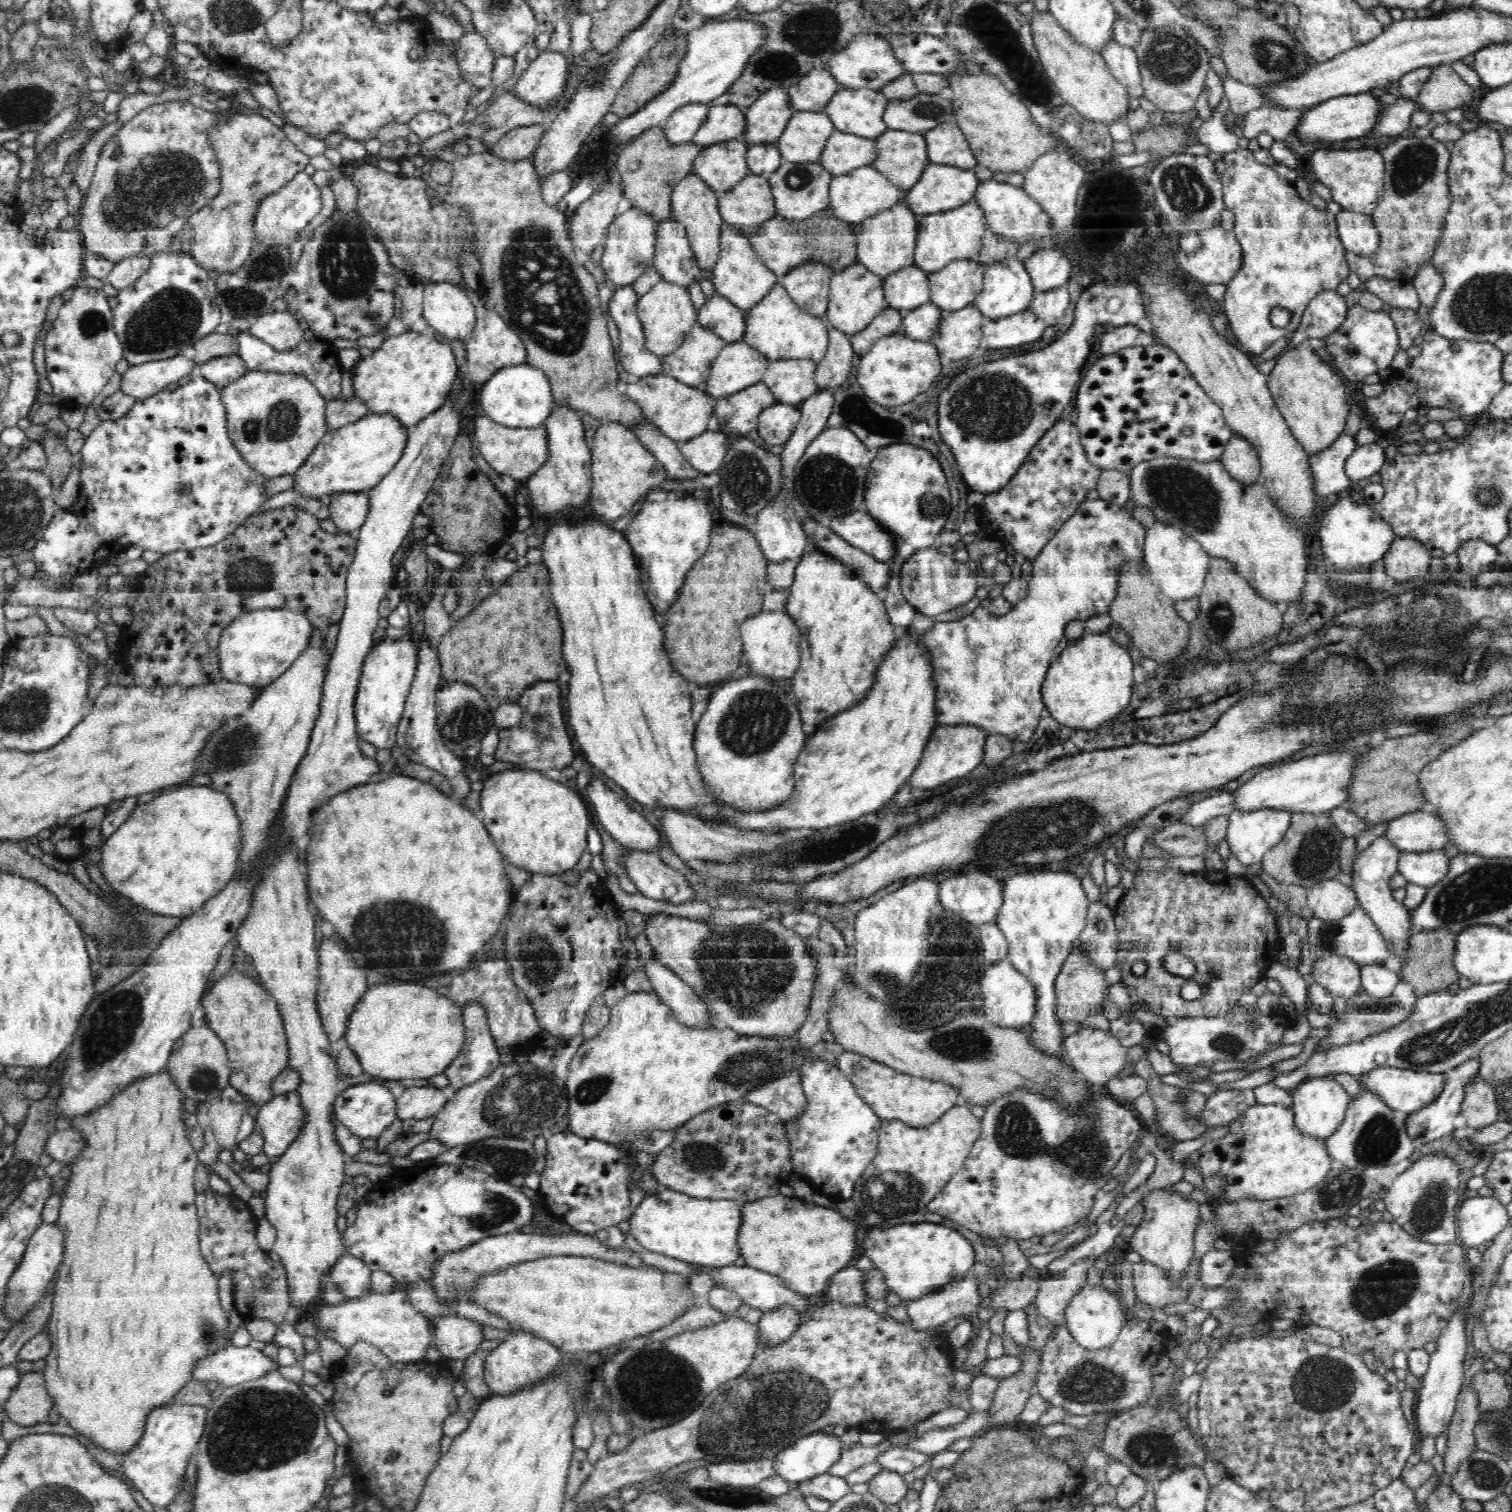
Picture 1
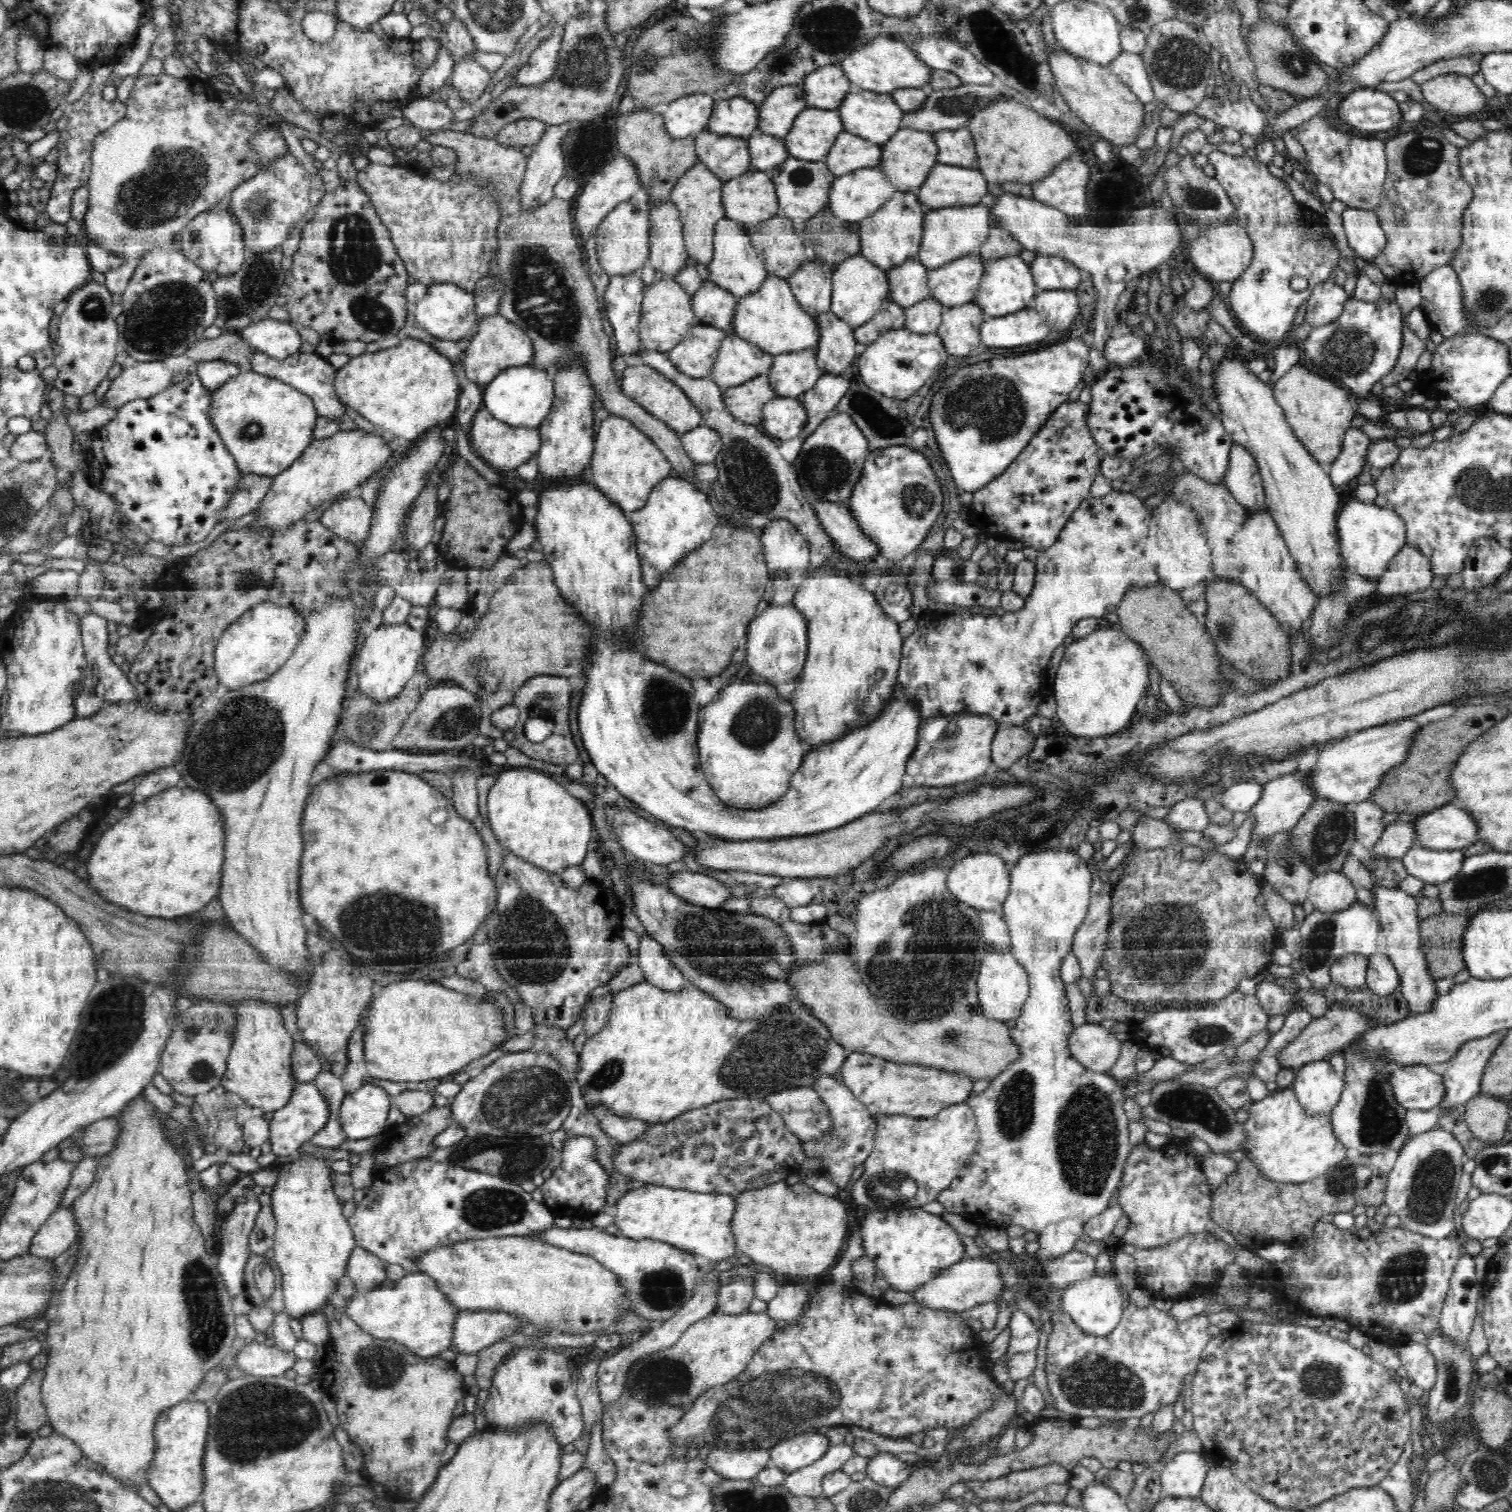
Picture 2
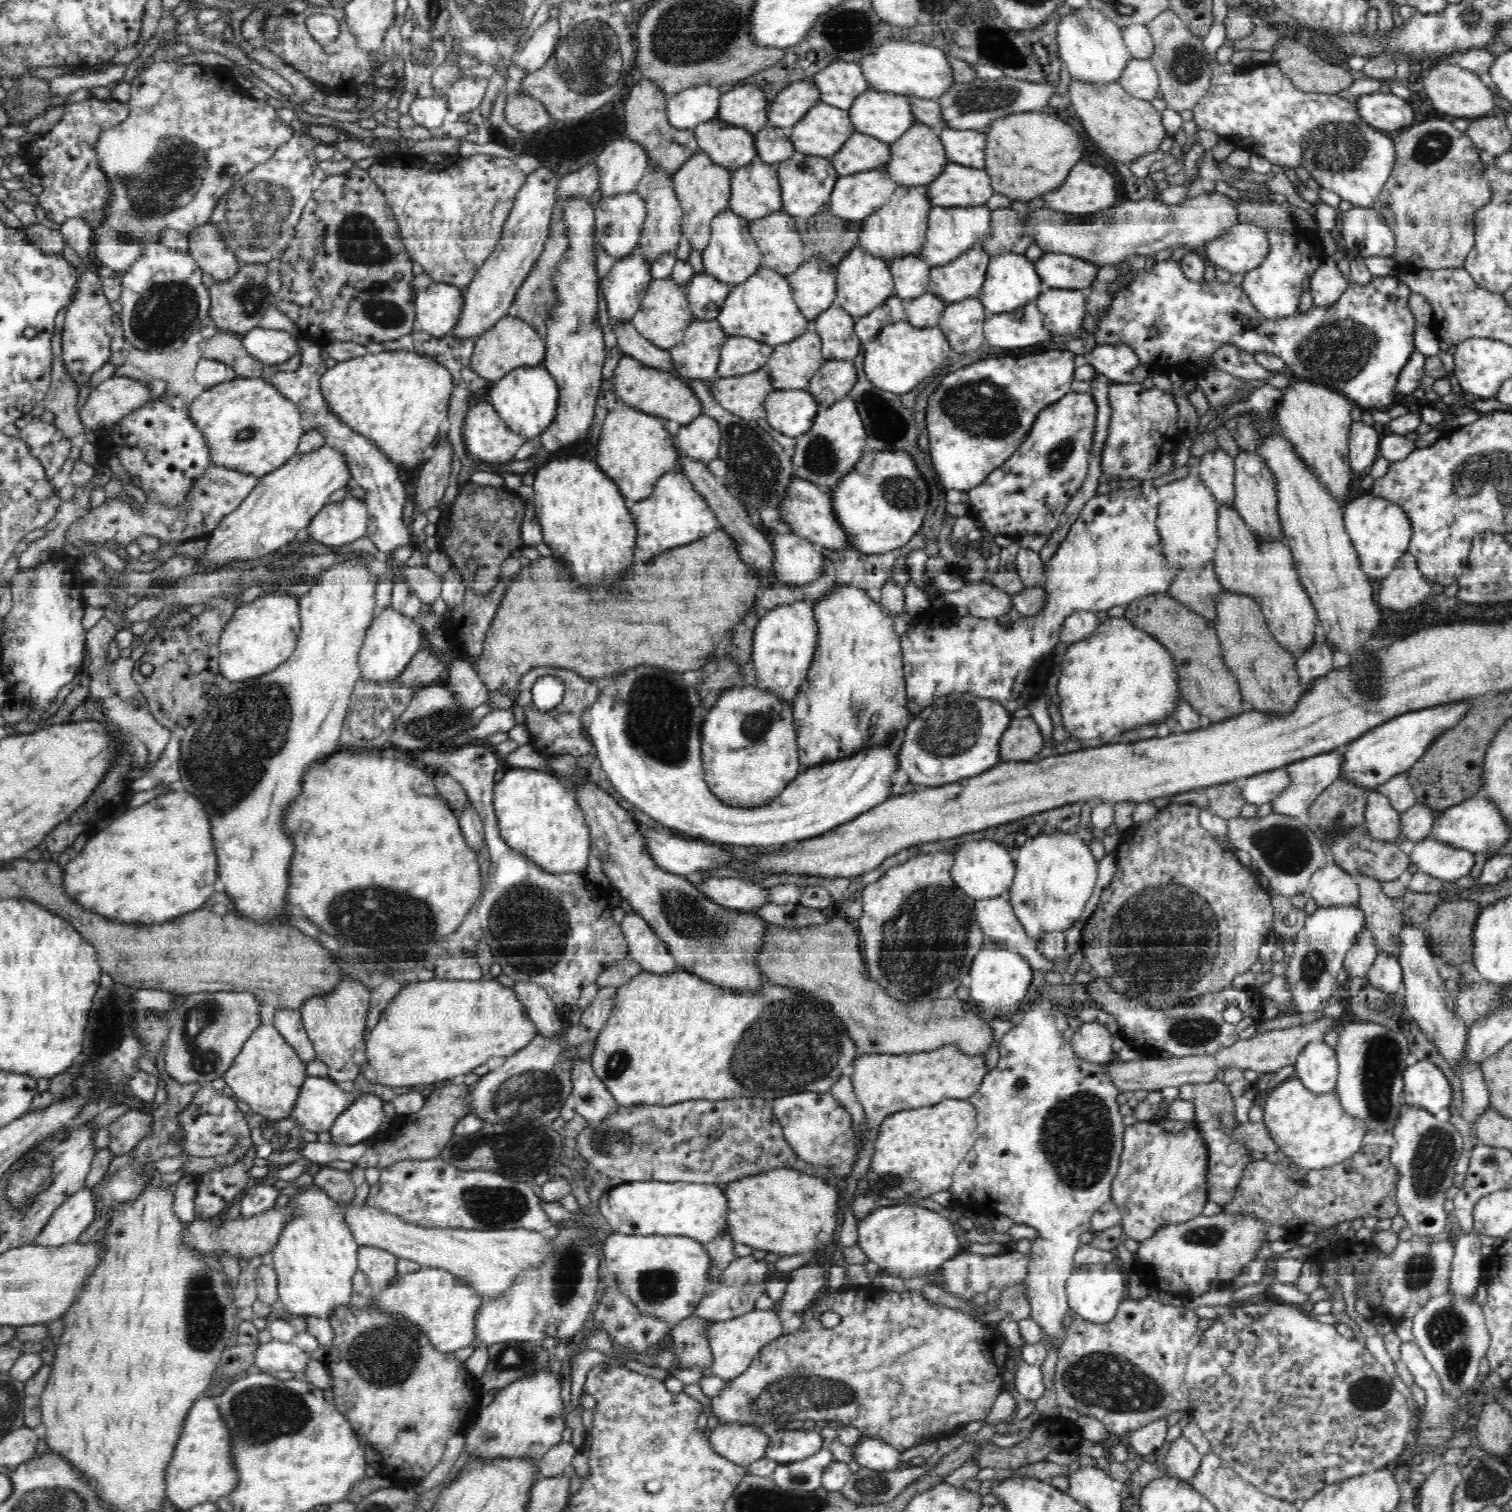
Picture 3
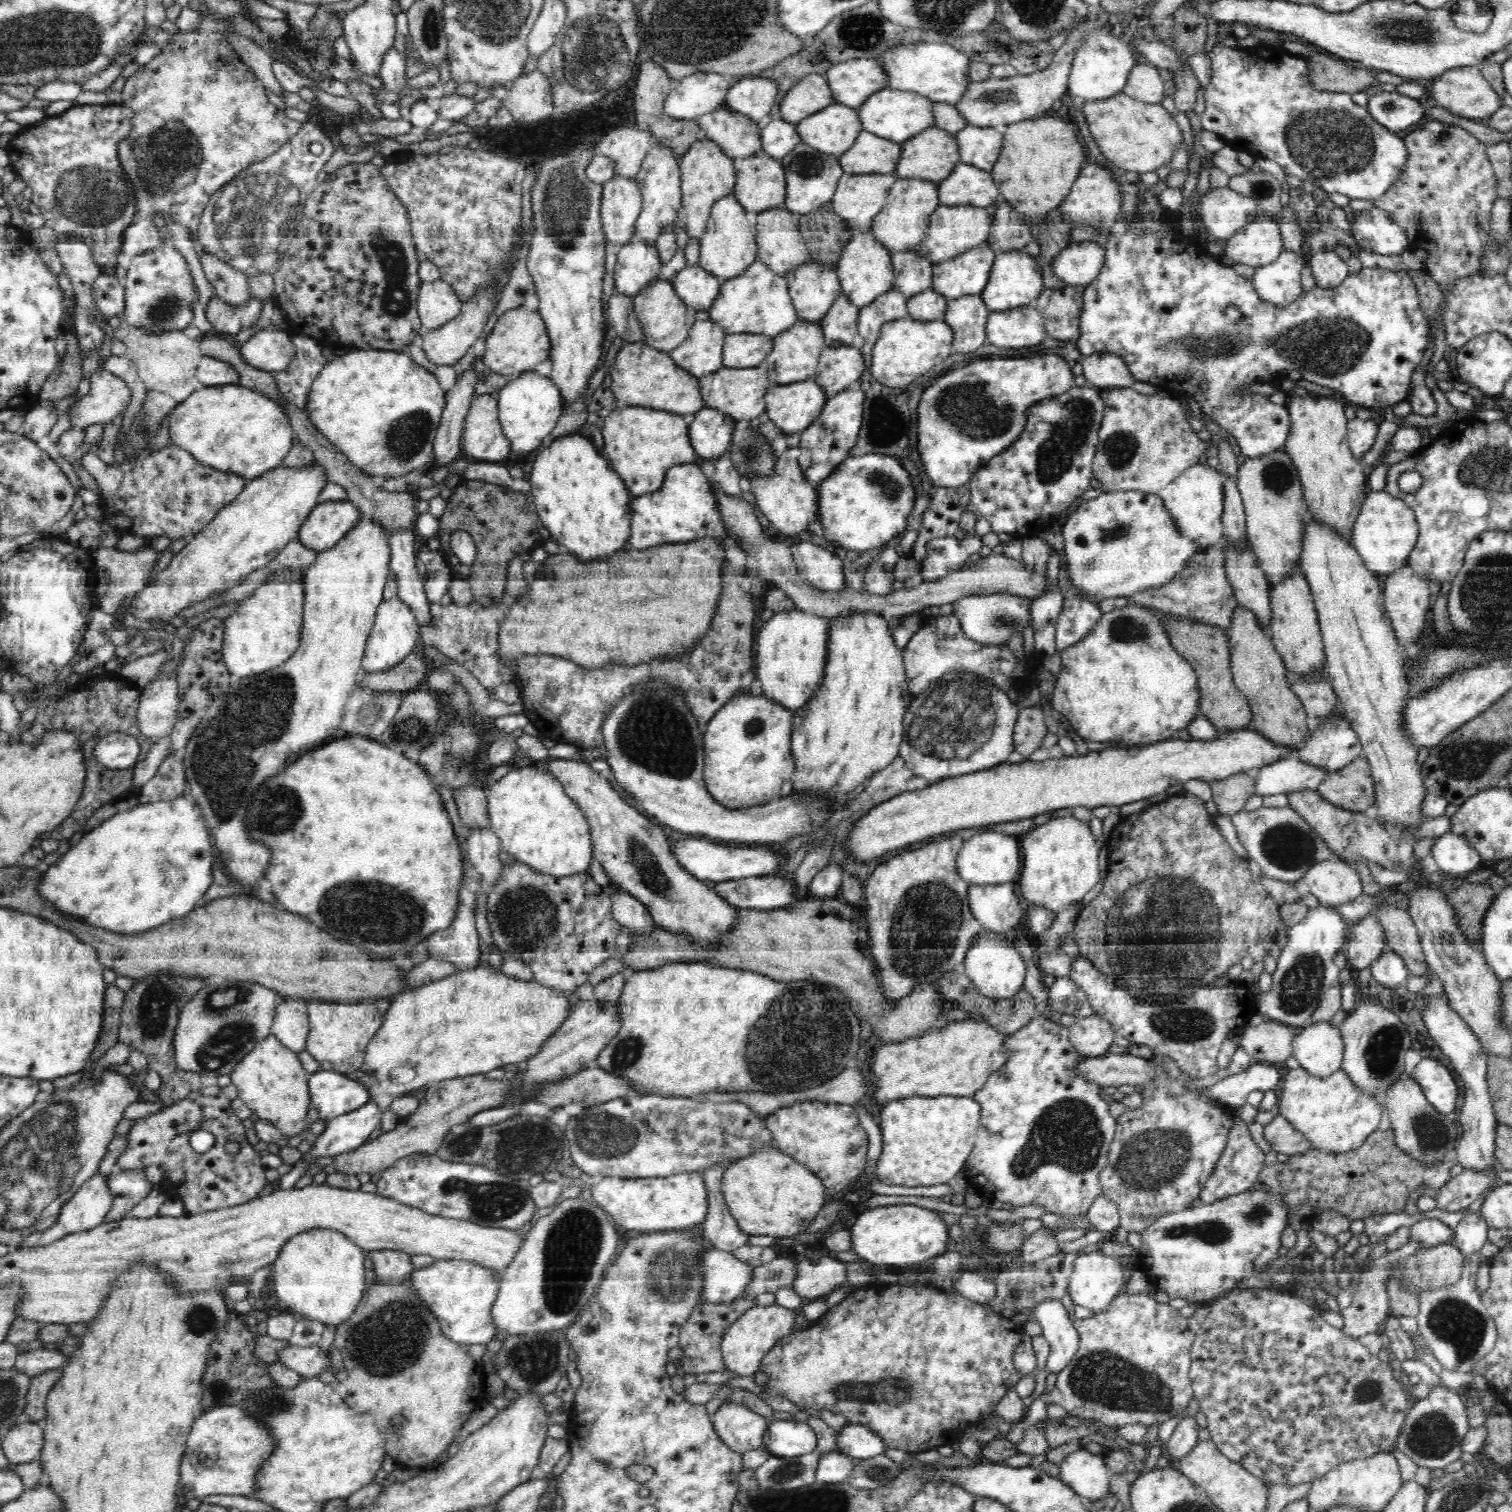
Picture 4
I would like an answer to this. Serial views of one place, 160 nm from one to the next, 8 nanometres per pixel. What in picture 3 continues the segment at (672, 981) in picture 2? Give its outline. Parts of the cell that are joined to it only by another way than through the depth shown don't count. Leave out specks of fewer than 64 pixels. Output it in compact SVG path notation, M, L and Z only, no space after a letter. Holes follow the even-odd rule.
M638 911L625 914L620 928L628 943L629 957L639 963L642 971L665 974L677 970L668 943L658 937Z

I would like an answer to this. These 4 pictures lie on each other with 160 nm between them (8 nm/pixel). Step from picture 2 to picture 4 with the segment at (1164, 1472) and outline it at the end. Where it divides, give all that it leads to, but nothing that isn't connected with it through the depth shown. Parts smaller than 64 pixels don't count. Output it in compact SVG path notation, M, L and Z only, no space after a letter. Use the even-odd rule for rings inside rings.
M1193 1398L1184 1413L1185 1418L1175 1428L1173 1434L1164 1442L1165 1455L1169 1457L1174 1466L1177 1467L1182 1455L1188 1454L1198 1441L1199 1426L1196 1424L1194 1414L1199 1411L1199 1402Z

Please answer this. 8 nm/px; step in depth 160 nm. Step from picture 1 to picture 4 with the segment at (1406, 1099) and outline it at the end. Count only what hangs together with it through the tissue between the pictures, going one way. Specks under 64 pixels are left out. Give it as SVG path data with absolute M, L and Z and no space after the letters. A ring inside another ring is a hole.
M1424 1056L1409 1072L1422 1086L1428 1102L1431 1102L1438 1112L1448 1114L1456 1110L1458 1086L1450 1070L1440 1061Z

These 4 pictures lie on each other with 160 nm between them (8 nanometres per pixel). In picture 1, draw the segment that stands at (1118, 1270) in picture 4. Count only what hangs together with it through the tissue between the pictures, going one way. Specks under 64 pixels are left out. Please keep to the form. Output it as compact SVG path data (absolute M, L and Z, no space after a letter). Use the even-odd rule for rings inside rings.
M1087 1284L1072 1296L1065 1311L1067 1329L1071 1331L1071 1335L1076 1342L1088 1350L1097 1350L1100 1347L1108 1348L1116 1342L1117 1336L1120 1334L1122 1327L1127 1322L1125 1309L1120 1303L1117 1294L1110 1293L1104 1286L1100 1284Z

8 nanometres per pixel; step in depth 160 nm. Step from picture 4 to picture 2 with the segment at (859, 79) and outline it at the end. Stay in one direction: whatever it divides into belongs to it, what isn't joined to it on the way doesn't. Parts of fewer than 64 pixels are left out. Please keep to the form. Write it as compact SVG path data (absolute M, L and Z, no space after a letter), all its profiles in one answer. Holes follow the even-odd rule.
M822 65L802 82L808 107L837 109L854 89L846 71L839 65Z

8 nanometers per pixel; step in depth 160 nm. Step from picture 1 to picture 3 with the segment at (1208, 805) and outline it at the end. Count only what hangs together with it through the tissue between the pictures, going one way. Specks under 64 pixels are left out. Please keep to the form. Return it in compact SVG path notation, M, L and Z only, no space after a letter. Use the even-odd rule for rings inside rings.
M1286 767L1265 771L1247 779L1246 786L1242 788L1242 799L1246 804L1259 806L1269 803L1290 788L1290 775Z

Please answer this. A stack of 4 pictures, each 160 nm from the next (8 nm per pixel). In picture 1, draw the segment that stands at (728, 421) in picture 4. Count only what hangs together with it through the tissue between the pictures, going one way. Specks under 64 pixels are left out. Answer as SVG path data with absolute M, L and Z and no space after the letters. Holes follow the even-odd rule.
M704 431L688 441L676 441L684 458L700 474L716 472L728 452L728 437L721 431Z

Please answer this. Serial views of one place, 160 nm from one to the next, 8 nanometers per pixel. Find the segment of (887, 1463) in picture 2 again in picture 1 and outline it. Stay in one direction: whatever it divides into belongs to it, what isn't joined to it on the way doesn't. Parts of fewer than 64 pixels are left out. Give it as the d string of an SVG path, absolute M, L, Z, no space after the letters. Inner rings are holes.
M882 1467L869 1482L869 1493L884 1504L896 1504L909 1491L908 1481L904 1481L899 1471Z

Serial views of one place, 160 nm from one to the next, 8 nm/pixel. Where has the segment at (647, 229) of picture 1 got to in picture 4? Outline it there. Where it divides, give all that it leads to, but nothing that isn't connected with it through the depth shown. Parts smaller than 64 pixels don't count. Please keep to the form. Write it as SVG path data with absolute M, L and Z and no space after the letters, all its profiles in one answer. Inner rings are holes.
M614 175L603 184L600 214L604 236L614 246L624 246L635 239L634 226L642 210L638 183L626 175Z

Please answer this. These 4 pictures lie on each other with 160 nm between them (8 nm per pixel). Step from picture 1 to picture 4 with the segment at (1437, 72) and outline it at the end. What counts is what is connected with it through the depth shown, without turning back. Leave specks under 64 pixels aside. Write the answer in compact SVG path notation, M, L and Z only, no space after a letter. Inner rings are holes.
M1477 66L1450 69L1448 72L1441 74L1434 79L1430 93L1432 103L1447 108L1454 115L1457 114L1475 121L1488 118L1502 106L1499 94L1484 78L1482 71Z

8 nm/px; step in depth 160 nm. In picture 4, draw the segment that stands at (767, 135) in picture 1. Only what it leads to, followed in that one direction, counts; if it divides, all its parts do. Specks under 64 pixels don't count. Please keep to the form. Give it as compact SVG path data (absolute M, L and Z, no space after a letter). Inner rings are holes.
M811 74L802 78L784 95L779 112L786 122L799 123L811 114L834 105L835 97L826 74Z

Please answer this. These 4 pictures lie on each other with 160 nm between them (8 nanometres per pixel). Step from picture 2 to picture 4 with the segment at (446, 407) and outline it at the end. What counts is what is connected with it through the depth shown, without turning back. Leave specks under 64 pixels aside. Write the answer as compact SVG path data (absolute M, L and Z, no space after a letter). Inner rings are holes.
M354 350L348 352L346 355L336 357L332 362L326 363L324 368L318 373L314 379L312 386L309 388L307 395L307 403L305 404L305 411L308 413L310 422L313 423L314 429L332 444L333 448L338 449L349 460L355 468L364 472L367 476L375 478L379 483L384 479L390 477L398 477L408 472L416 471L416 468L426 467L430 456L432 456L432 449L434 449L434 442L437 430L441 424L441 417L444 413L446 392L440 387L438 378L434 373L430 373L426 368L420 364L412 361L408 354L400 351L384 351L384 350Z

